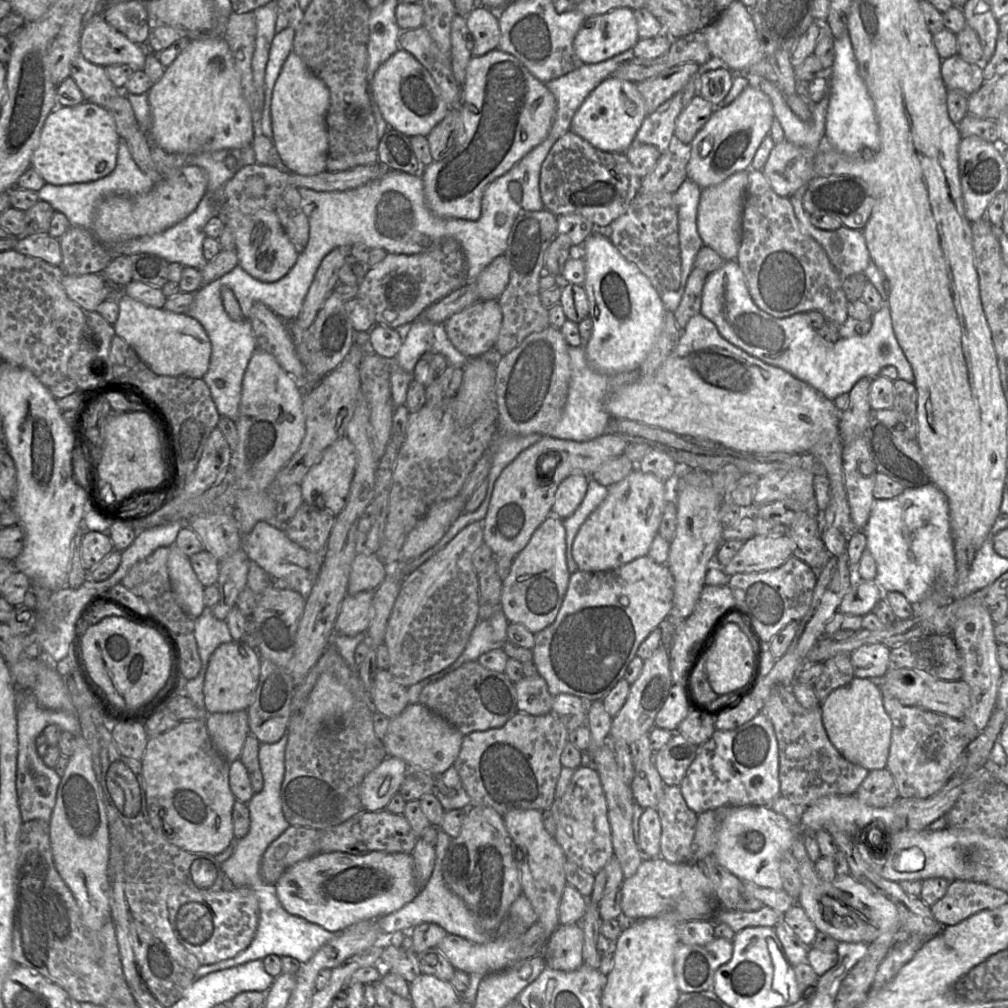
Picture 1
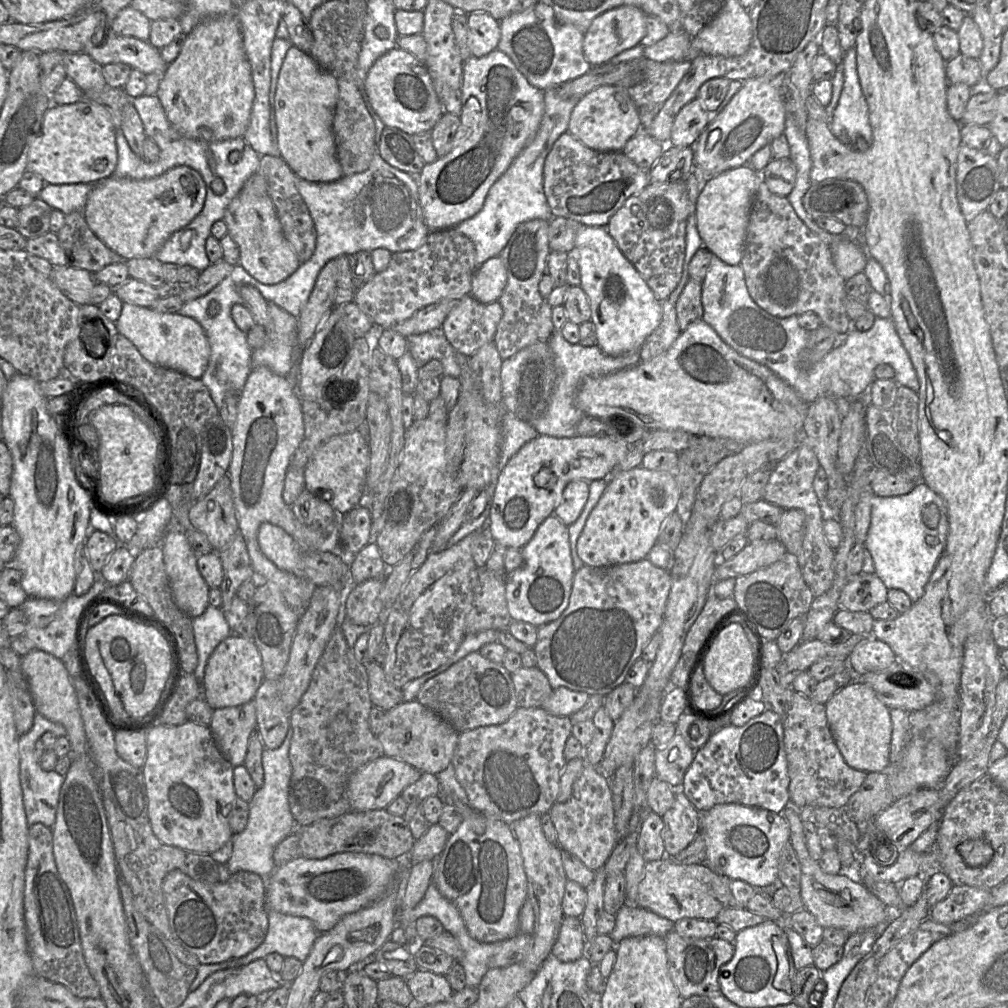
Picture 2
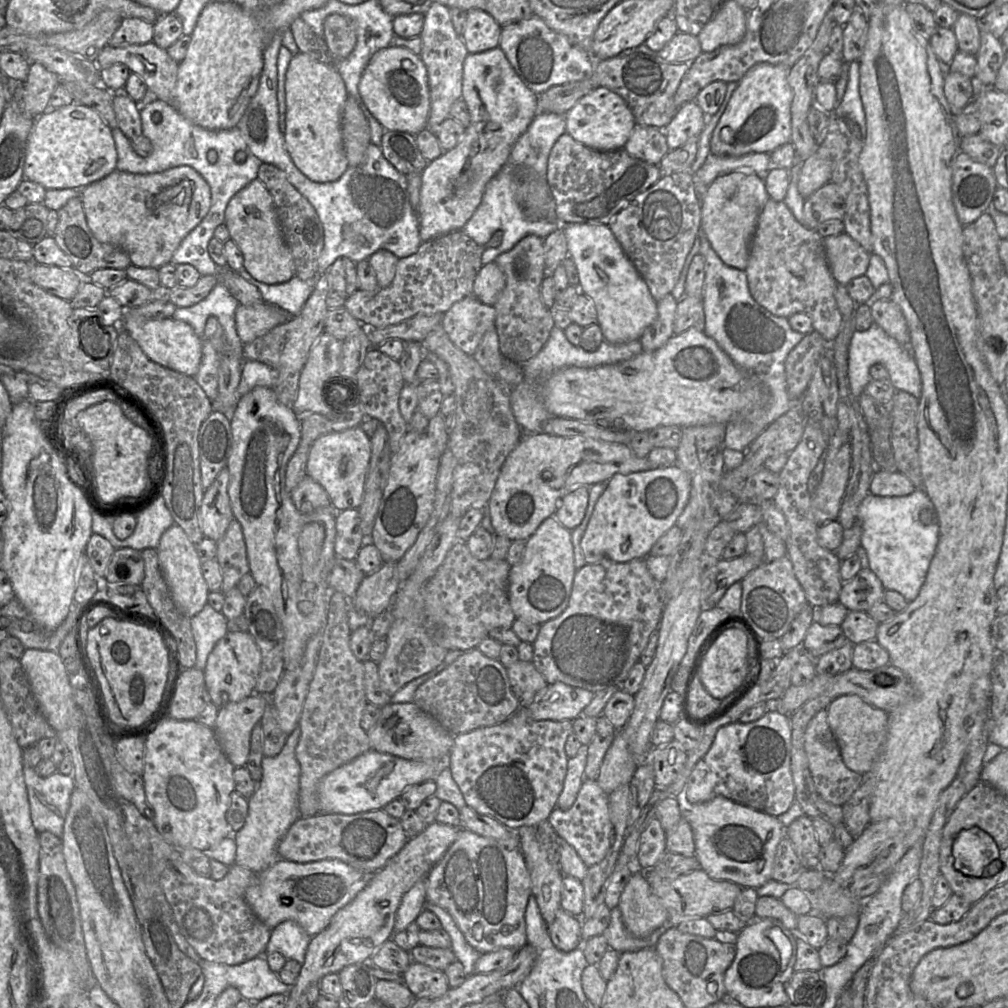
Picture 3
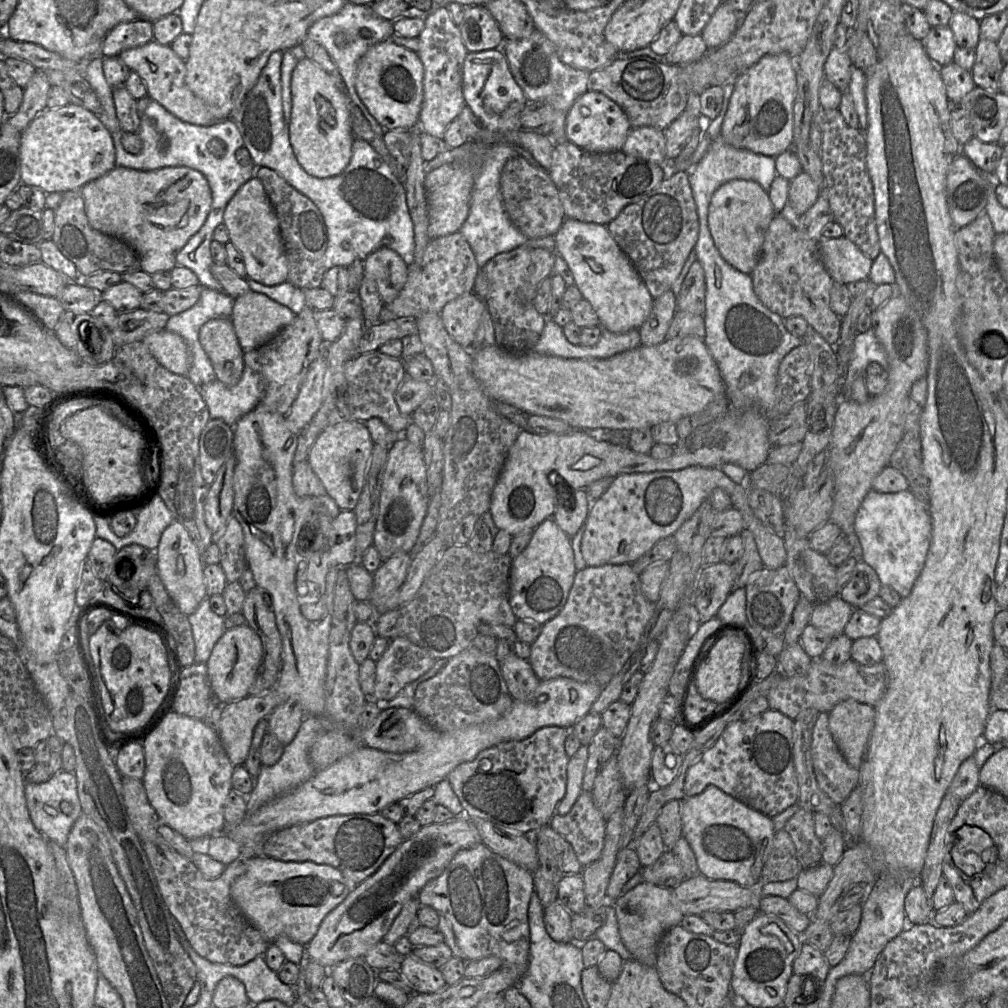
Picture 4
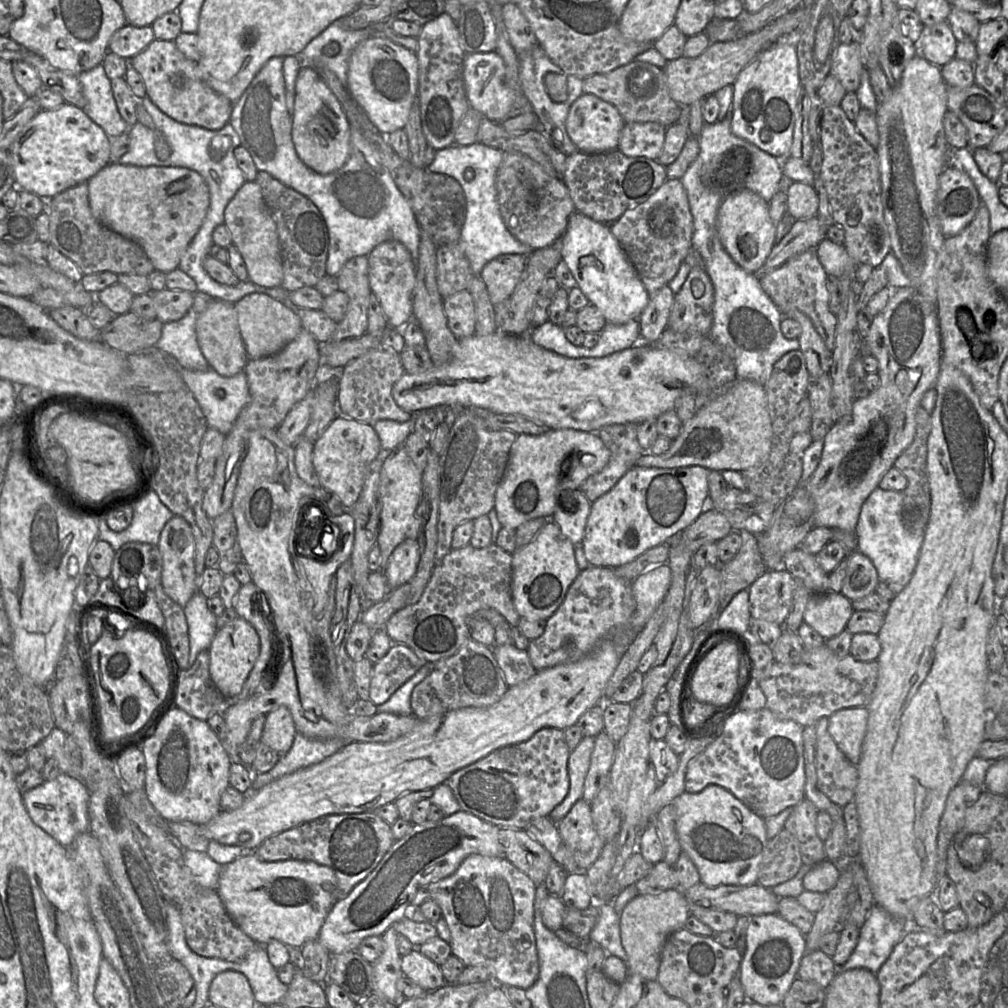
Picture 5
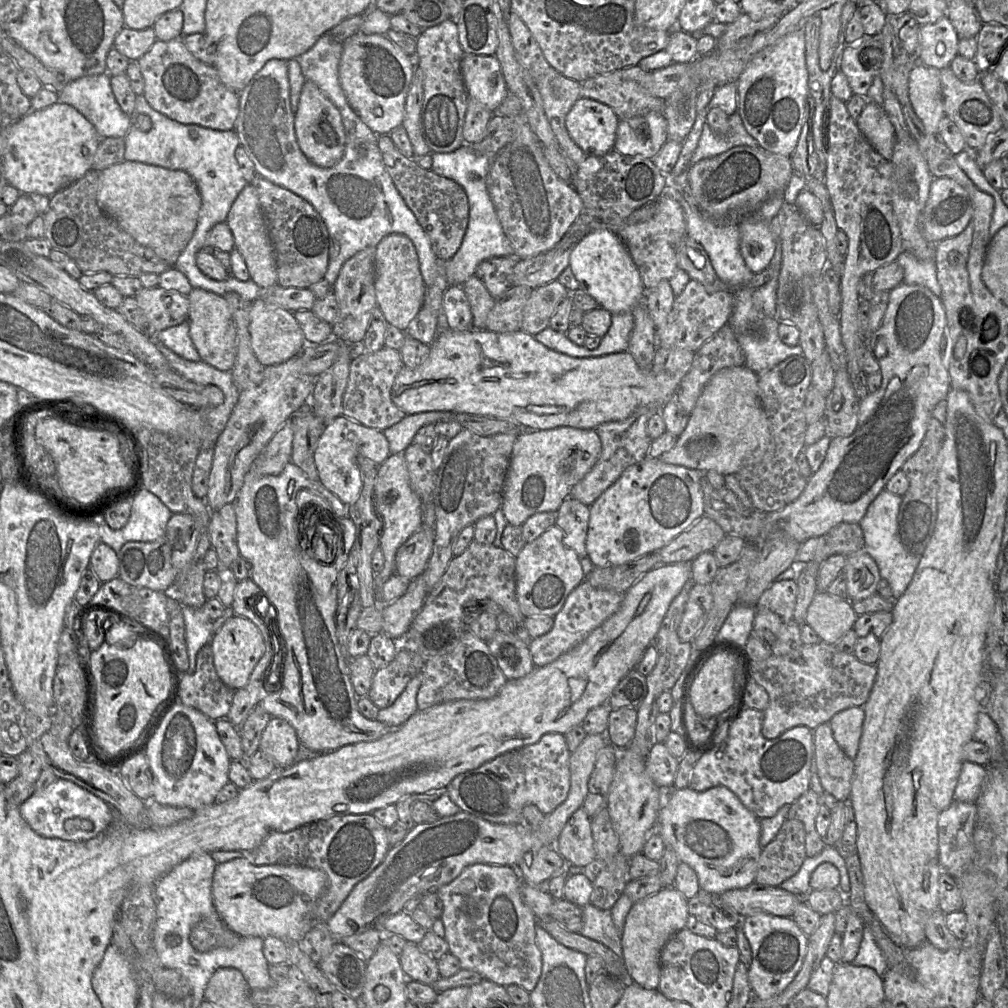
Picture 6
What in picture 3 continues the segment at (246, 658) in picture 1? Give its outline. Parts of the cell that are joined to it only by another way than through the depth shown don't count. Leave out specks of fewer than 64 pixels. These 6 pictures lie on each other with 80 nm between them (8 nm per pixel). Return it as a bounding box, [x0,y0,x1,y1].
[204,632,261,708]

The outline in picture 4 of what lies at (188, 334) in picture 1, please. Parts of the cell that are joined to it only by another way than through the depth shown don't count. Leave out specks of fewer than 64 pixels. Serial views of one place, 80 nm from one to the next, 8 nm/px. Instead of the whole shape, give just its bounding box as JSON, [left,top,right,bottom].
[142,329,190,376]

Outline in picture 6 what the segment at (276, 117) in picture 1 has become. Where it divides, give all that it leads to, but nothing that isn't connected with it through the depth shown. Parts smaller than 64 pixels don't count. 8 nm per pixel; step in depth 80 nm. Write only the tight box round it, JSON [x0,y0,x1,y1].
[294,81,346,168]

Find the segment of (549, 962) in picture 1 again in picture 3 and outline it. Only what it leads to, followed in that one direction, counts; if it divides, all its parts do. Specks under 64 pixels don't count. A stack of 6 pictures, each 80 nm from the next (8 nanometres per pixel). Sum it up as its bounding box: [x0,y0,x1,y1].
[547,908,582,951]

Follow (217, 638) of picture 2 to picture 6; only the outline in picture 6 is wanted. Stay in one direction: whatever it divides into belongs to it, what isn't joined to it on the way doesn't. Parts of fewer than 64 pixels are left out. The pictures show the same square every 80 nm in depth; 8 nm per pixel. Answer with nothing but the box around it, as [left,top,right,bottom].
[182,604,213,674]

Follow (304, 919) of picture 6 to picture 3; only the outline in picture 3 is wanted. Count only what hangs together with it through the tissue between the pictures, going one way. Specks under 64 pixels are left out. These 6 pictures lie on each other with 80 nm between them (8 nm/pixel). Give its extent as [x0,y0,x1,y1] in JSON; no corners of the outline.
[245,859,373,936]

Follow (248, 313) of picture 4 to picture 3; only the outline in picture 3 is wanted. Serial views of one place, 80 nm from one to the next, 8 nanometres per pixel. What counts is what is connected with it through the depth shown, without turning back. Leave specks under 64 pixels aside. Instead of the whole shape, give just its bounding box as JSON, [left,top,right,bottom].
[235,302,289,344]

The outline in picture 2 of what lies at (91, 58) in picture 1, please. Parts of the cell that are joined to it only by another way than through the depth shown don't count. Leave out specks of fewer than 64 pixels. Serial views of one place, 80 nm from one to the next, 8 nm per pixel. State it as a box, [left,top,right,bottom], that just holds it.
[87,31,167,75]

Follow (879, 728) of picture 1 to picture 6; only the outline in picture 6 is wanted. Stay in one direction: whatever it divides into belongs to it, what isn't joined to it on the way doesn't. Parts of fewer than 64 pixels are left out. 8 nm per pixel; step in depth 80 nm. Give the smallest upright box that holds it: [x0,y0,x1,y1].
[828,707,864,760]

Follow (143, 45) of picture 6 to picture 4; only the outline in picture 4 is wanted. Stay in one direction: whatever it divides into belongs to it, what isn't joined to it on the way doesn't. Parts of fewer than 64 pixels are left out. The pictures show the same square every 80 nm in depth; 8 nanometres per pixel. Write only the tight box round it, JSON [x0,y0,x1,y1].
[100,19,153,57]

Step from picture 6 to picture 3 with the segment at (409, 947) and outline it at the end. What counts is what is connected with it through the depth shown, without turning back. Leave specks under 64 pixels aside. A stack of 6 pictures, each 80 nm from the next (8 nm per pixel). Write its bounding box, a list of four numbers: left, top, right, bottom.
[403,961,450,999]

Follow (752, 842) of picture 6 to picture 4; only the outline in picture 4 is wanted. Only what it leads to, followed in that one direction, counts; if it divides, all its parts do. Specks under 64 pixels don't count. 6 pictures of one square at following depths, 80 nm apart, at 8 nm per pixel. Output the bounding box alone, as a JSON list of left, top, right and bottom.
[680,785,775,888]

